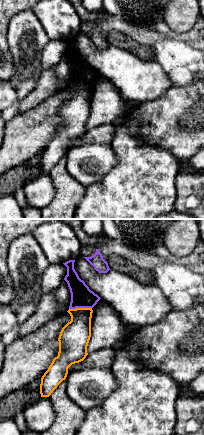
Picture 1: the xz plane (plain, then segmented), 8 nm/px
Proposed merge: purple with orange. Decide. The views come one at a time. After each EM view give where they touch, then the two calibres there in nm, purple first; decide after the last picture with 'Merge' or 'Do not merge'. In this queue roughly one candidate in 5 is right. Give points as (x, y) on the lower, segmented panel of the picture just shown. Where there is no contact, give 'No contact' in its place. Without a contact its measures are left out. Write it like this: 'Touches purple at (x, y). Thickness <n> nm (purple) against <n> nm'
Touches purple at (80, 307). Thickness 180 nm (purple) against 240 nm

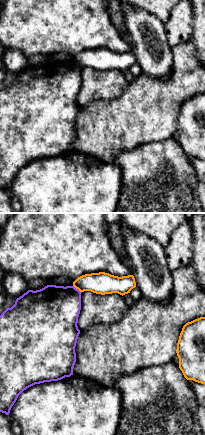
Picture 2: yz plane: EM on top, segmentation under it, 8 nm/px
Touches purple at (77, 289). Thickness 400 nm (purple) against 180 nm

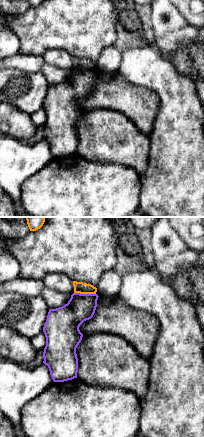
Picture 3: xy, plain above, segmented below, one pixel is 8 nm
Touches purple at (85, 294). Thickness 220 nm (purple) against 100 nm

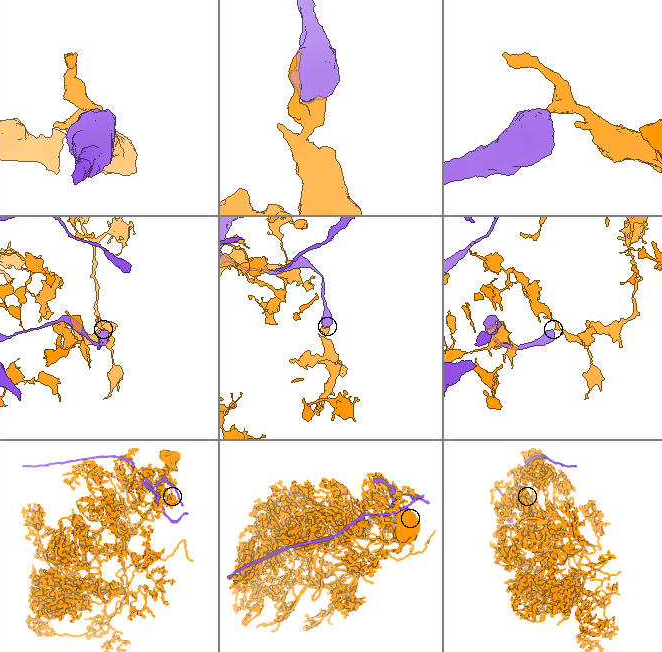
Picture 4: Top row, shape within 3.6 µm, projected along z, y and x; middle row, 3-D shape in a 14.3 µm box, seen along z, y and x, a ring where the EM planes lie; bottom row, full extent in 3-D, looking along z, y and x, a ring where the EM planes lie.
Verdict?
Do not merge

